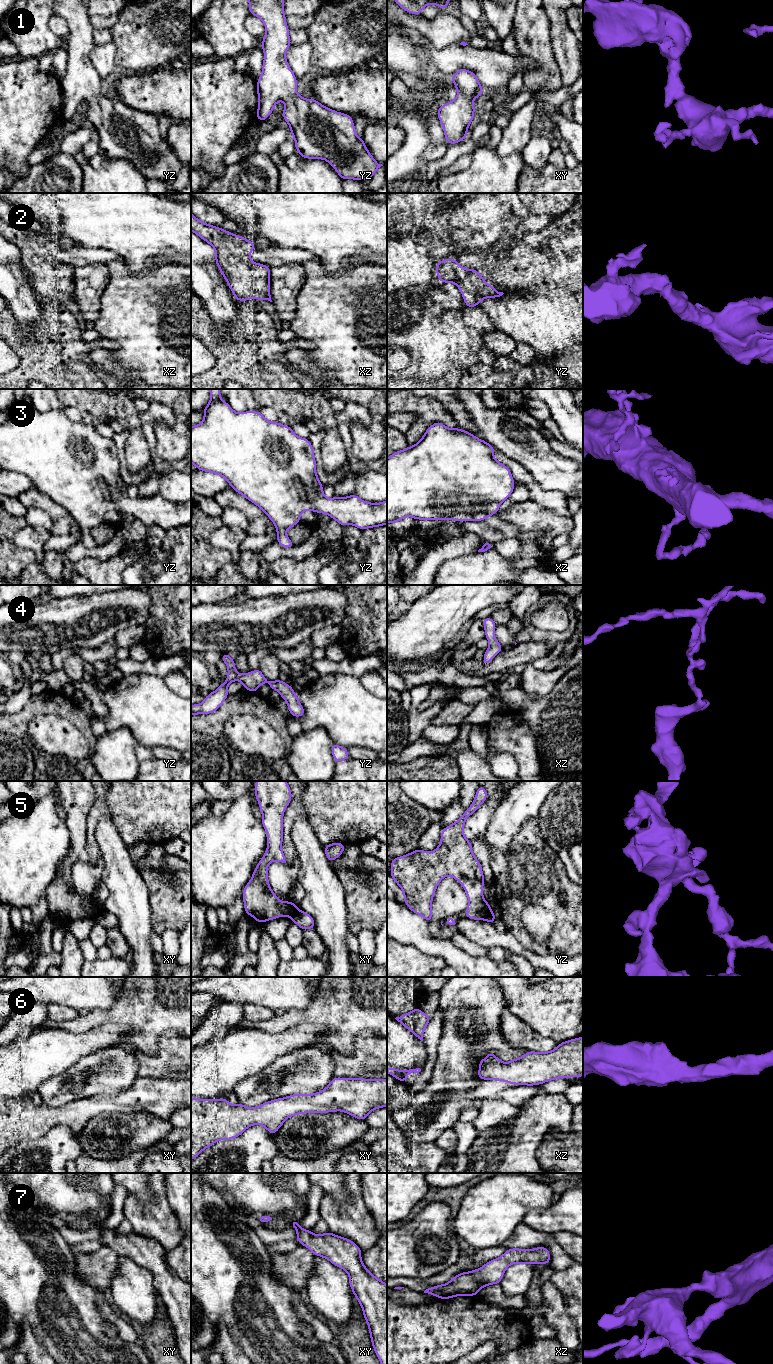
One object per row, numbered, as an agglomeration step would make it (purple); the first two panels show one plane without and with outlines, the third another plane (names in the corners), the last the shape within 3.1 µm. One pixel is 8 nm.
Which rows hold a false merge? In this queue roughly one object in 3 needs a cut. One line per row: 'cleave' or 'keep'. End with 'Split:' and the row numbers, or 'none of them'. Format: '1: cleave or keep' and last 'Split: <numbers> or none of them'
1: keep
2: keep
3: keep
4: keep
5: cleave
6: keep
7: keep
Split: 5

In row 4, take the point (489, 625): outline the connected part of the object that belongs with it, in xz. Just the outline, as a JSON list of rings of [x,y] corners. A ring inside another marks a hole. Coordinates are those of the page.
[[[491,617],[484,618],[482,621],[485,630],[485,638],[489,640],[489,647],[485,650],[482,664],[487,665],[503,650],[503,648],[494,635],[497,624]]]

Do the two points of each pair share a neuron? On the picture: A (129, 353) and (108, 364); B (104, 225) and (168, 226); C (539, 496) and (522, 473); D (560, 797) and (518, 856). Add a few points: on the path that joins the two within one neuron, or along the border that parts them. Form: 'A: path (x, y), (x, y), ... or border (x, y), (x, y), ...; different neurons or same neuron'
A: border (109, 351), (126, 371); different neurons
B: path (120, 225), (152, 225); same neuron
C: path (535, 490), (526, 479); same neuron
D: border (537, 818), (539, 832), (551, 847); different neurons

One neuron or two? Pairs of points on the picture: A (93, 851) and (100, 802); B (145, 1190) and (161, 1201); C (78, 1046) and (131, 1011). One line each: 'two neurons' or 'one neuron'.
A: one neuron
B: two neurons
C: two neurons

